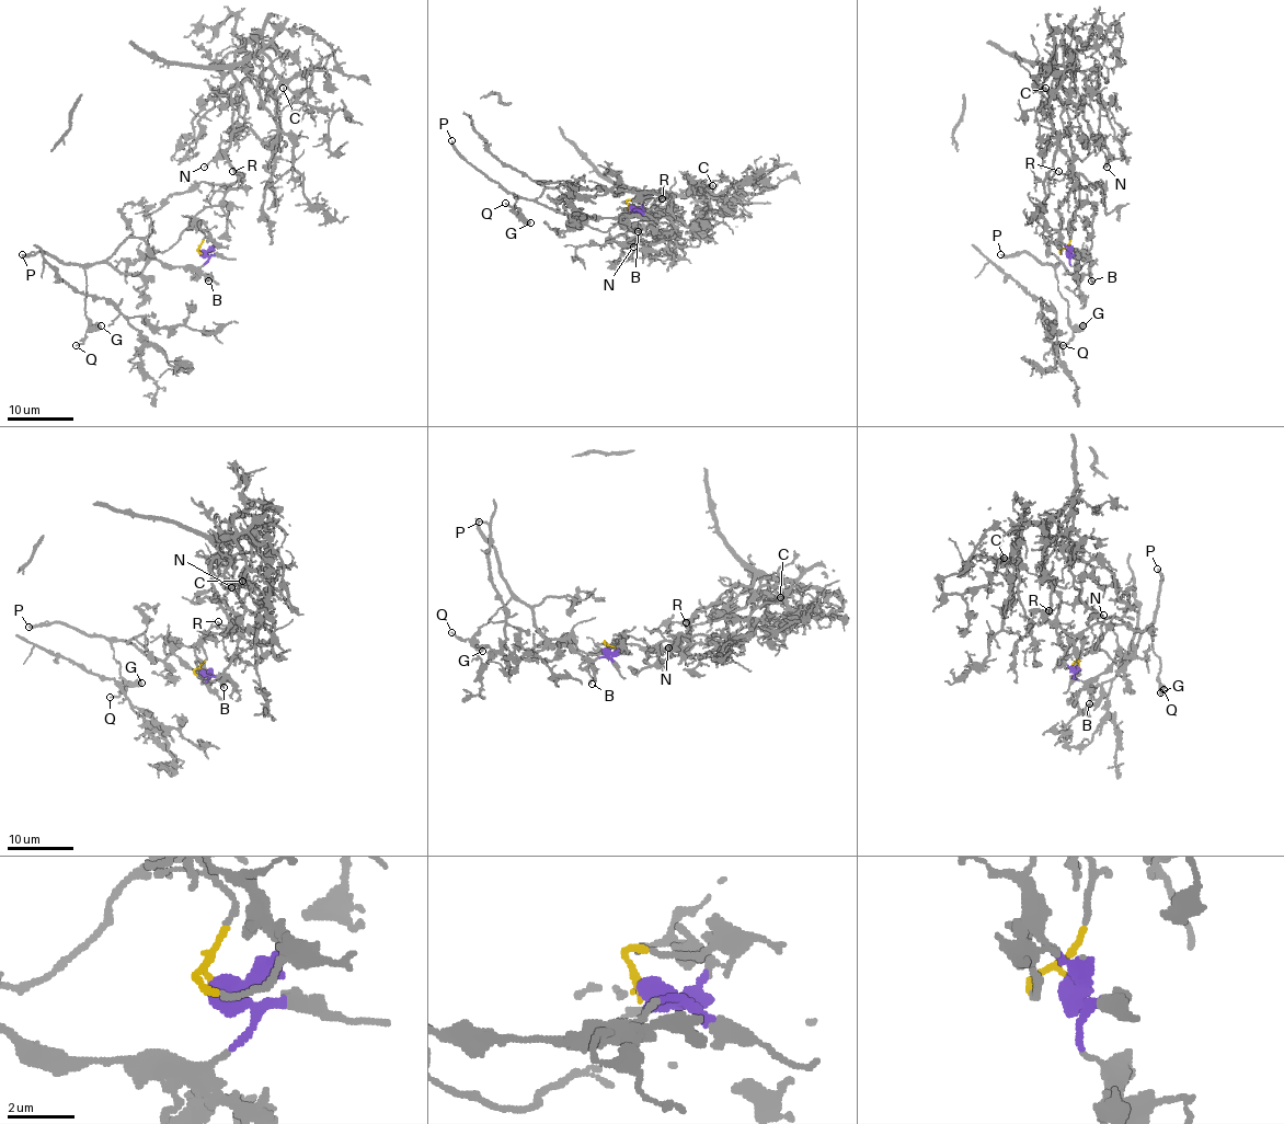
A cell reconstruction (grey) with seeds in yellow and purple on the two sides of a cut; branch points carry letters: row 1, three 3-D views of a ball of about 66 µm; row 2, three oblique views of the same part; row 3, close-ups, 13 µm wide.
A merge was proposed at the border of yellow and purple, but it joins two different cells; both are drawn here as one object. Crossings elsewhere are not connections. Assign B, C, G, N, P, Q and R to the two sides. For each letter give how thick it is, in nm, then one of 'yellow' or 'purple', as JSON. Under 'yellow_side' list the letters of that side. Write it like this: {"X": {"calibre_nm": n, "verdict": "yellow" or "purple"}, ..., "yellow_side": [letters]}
{"B": {"calibre_nm": 180, "verdict": "purple"}, "C": {"calibre_nm": 120, "verdict": "yellow"}, "G": {"calibre_nm": 600, "verdict": "purple"}, "N": {"calibre_nm": 130, "verdict": "yellow"}, "P": {"calibre_nm": 240, "verdict": "purple"}, "Q": {"calibre_nm": 140, "verdict": "purple"}, "R": {"calibre_nm": 130, "verdict": "yellow"}, "yellow_side": ["C", "N", "R"]}

